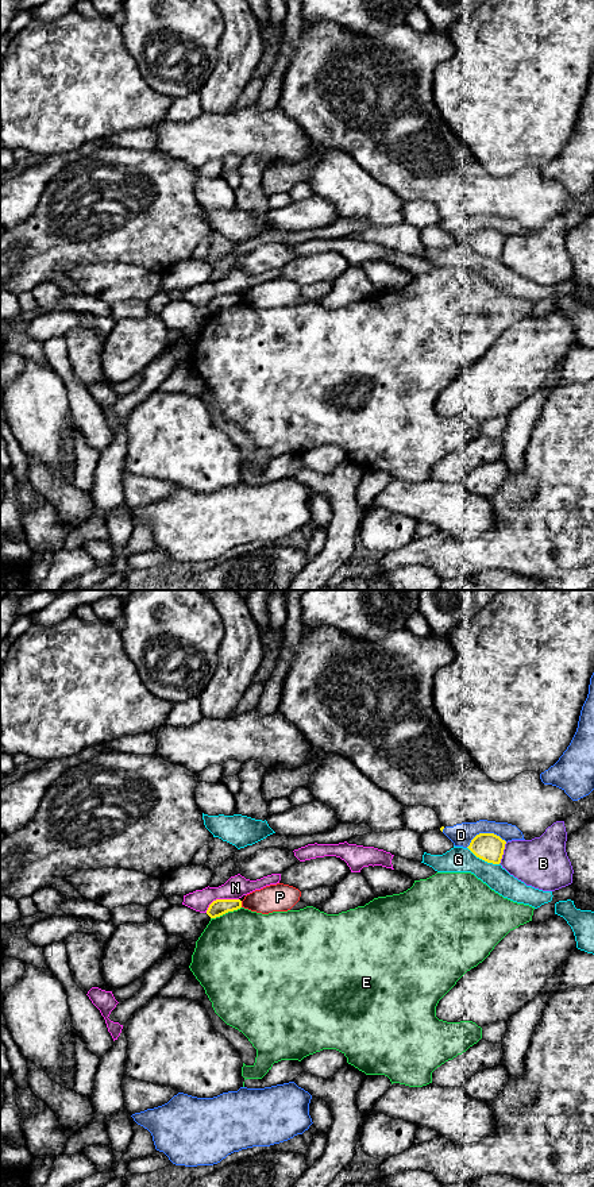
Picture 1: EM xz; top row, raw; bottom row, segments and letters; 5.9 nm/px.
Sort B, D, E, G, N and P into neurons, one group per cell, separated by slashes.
B / D / E / G / N / P

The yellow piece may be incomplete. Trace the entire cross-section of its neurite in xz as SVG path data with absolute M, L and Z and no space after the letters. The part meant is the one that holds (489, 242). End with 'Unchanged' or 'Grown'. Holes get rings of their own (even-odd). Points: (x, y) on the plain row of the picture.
M494 228L477 230L467 242L477 253L500 259L506 236Z. Unchanged

